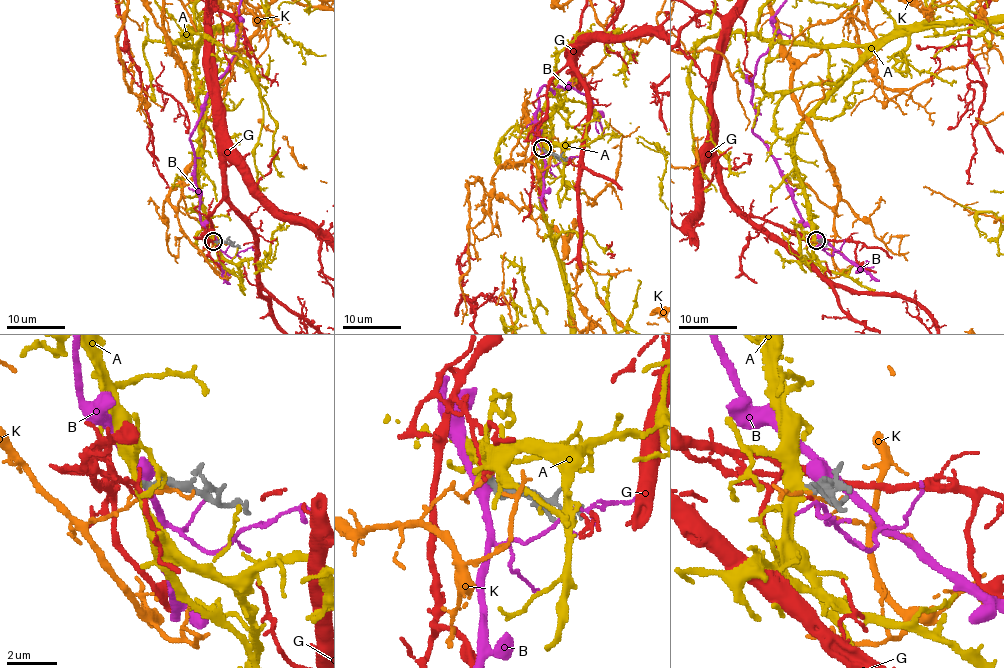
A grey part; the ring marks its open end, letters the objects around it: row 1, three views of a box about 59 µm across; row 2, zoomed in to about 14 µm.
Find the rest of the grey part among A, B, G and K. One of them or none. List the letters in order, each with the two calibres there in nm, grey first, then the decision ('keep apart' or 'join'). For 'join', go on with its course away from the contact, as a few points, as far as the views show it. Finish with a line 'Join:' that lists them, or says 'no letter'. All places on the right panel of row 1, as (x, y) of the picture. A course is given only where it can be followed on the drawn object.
A: 320/280 nm | keep apart
B: 480/480 nm | keep apart
G: 460/130 nm | keep apart
K: 460/120 nm | keep apart
Join: no letter

